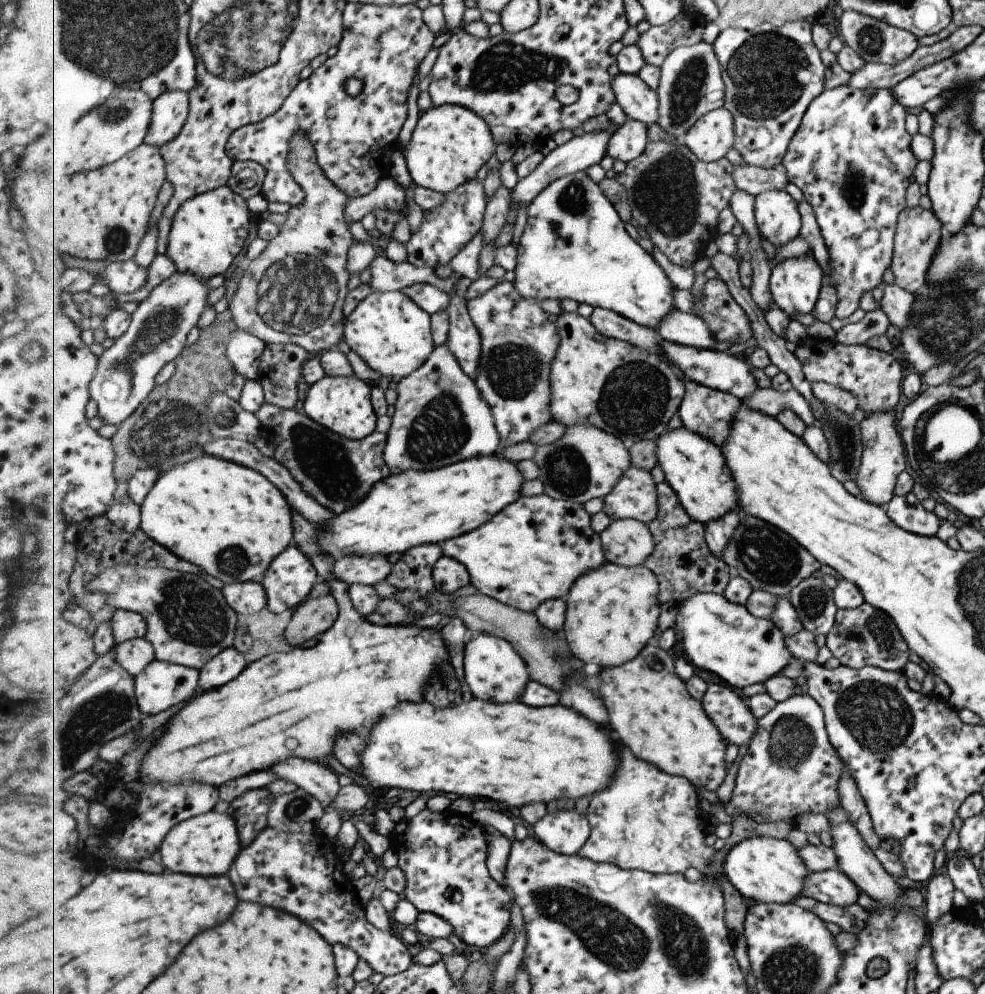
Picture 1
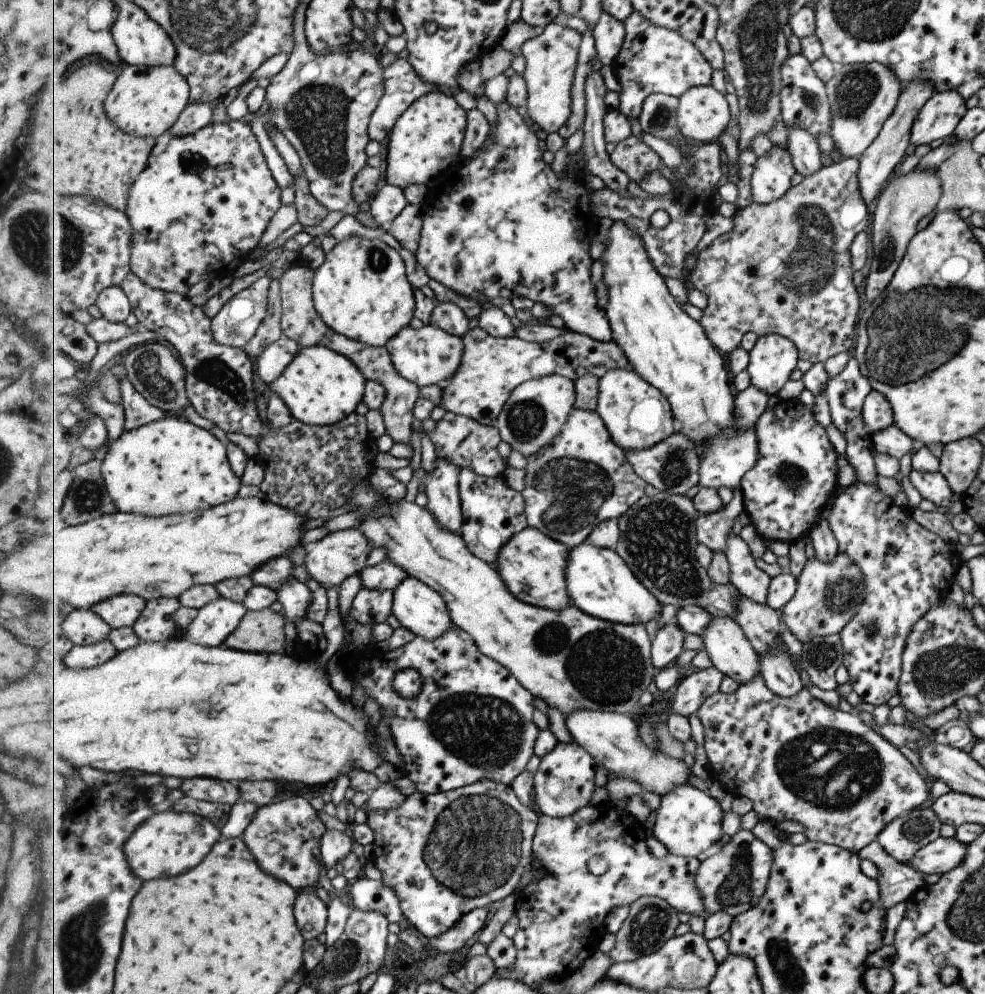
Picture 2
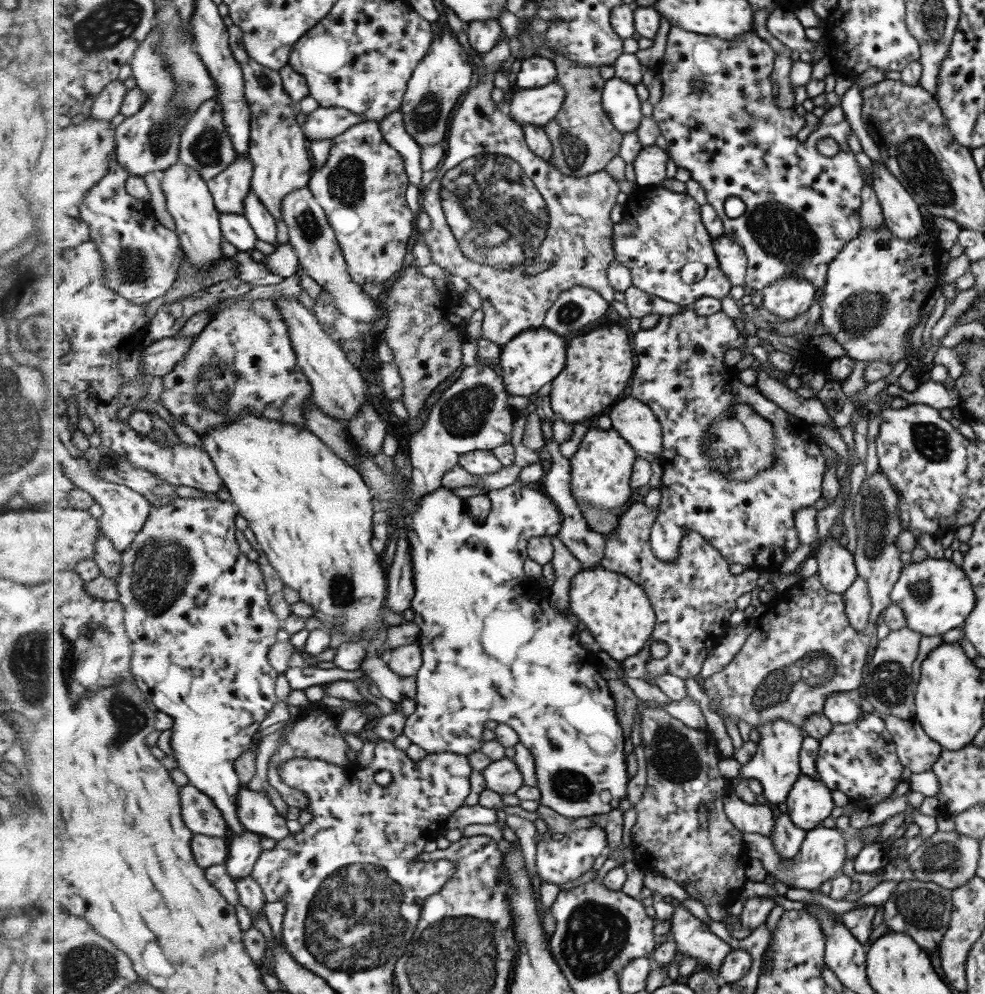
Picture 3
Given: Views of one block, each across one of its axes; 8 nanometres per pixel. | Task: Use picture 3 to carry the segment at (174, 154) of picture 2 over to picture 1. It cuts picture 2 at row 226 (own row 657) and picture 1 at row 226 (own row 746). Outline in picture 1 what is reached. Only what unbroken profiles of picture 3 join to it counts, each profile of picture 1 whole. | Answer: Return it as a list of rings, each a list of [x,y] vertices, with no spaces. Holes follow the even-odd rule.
[[[225,185],[197,195],[179,209],[169,235],[168,255],[181,272],[189,271],[206,283],[220,280],[247,246],[247,238],[251,234],[249,230],[251,210],[247,206],[247,199]]]

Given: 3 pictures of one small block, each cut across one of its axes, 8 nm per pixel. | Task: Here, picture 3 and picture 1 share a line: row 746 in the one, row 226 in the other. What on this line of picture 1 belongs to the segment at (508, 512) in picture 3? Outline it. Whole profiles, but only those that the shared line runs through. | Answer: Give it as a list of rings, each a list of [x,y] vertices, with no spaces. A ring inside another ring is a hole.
[[[584,171],[576,172],[552,182],[533,202],[528,211],[528,223],[517,246],[518,265],[514,270],[513,286],[526,299],[543,302],[547,298],[562,301],[572,298],[578,303],[606,308],[641,326],[655,329],[676,310],[674,282],[666,270],[647,252],[630,232],[625,230],[624,220],[607,195]],[[476,179],[446,194],[442,205],[423,211],[423,222],[418,232],[405,244],[408,248],[408,261],[417,267],[433,269],[439,265],[449,265],[451,258],[457,256],[471,242],[471,238],[482,230],[488,203],[484,183],[479,184]]]

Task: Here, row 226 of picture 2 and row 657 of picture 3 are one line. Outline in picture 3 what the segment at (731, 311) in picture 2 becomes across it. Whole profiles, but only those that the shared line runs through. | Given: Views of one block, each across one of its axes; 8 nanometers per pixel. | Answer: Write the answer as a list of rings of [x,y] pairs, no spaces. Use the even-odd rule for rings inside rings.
[[[813,573],[808,579],[797,583],[795,587],[778,592],[774,599],[769,601],[765,606],[766,611],[758,618],[759,625],[751,631],[747,642],[743,645],[740,652],[733,657],[730,663],[727,663],[727,666],[724,666],[724,669],[720,673],[701,680],[700,685],[702,690],[708,694],[708,698],[710,699],[709,707],[716,713],[730,718],[736,726],[739,726],[739,722],[744,720],[755,729],[778,718],[785,718],[787,722],[794,722],[795,726],[803,729],[806,725],[806,720],[812,714],[822,714],[823,705],[831,693],[842,693],[843,691],[860,689],[861,666],[865,664],[865,658],[867,658],[867,643],[863,642],[859,632],[849,623],[849,619],[845,613],[845,600],[841,599],[840,594],[828,591],[819,581],[816,573]]]

